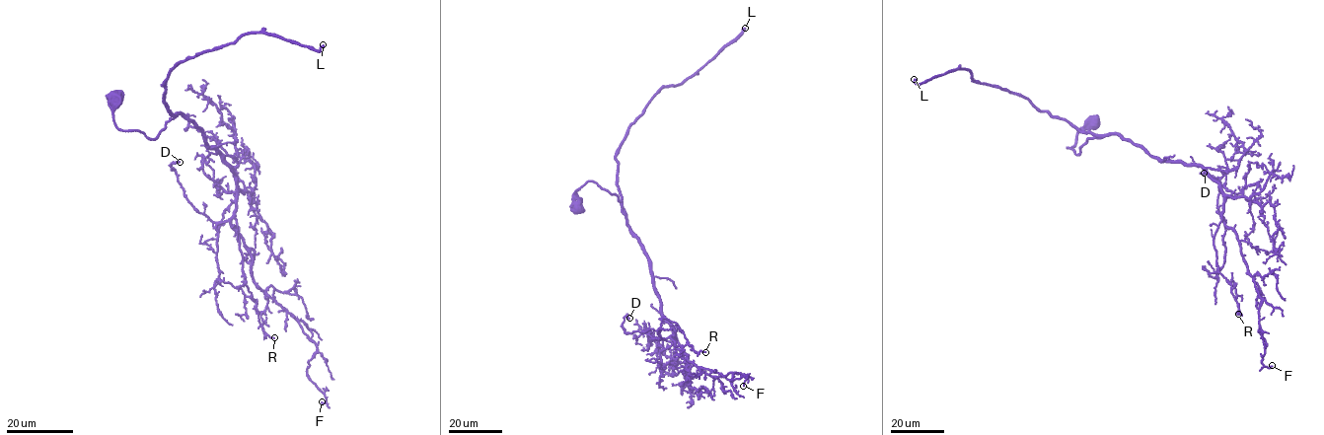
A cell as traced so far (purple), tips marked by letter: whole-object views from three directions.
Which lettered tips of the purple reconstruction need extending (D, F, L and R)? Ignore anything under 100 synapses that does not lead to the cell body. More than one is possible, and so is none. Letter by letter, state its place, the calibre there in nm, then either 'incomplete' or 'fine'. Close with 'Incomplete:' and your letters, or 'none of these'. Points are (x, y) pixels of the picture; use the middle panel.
D: (629, 318) | 320 nm | fine
F: (743, 386) | 120 nm | fine
L: (745, 28) | 440 nm | incomplete
R: (705, 352) | 170 nm | fine
Incomplete: L

